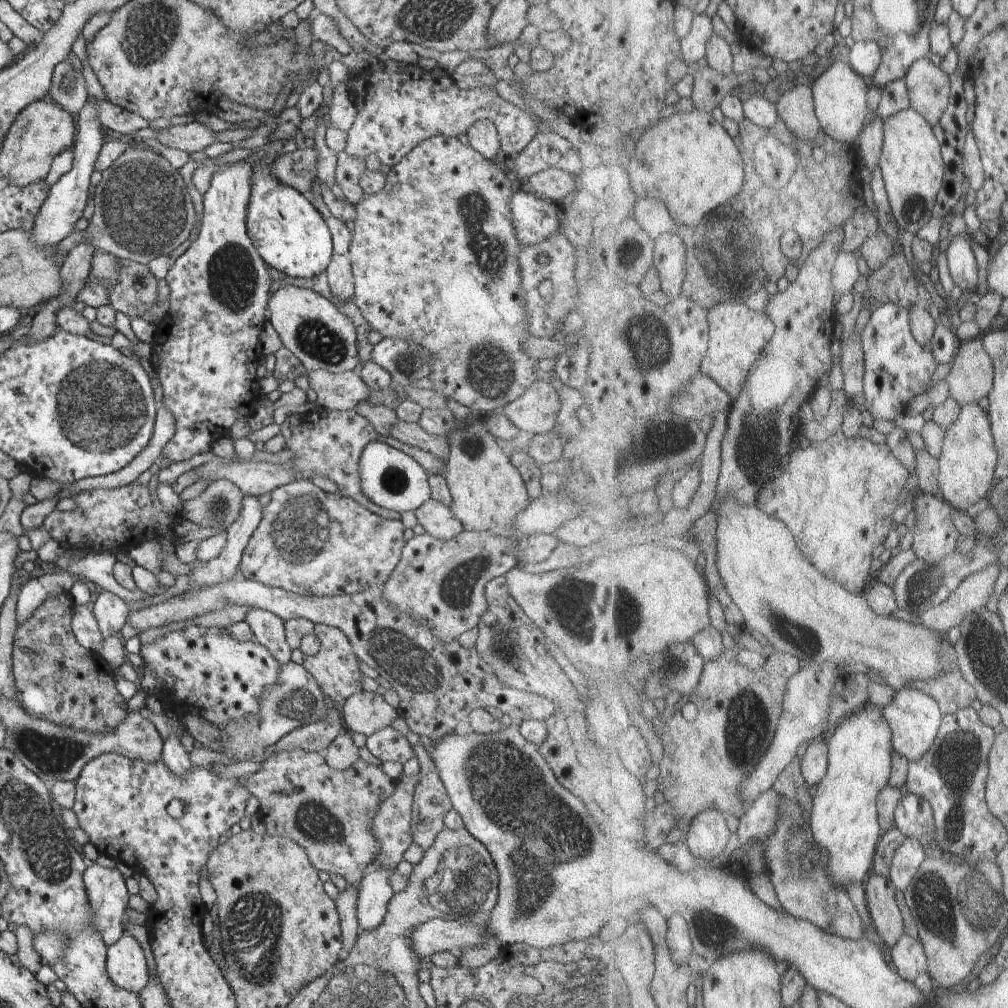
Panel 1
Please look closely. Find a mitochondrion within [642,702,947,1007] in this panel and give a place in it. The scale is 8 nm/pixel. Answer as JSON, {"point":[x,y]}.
{"point":[713,928]}

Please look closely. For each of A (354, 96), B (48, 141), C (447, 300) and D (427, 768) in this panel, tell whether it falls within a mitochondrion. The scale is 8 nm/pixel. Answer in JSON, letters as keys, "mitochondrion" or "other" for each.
{"A":"other","B":"other","C":"other","D":"other"}

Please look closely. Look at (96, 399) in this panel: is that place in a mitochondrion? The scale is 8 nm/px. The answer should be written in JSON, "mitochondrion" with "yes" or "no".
{"mitochondrion":"yes"}

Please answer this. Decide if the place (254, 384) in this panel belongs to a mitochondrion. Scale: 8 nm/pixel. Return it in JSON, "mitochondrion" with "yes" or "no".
{"mitochondrion":"no"}

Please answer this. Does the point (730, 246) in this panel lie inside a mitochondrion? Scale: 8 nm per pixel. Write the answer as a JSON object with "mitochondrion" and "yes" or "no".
{"mitochondrion":"yes"}

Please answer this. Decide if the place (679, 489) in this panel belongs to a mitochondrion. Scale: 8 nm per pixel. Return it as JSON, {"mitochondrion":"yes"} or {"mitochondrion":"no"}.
{"mitochondrion":"no"}

